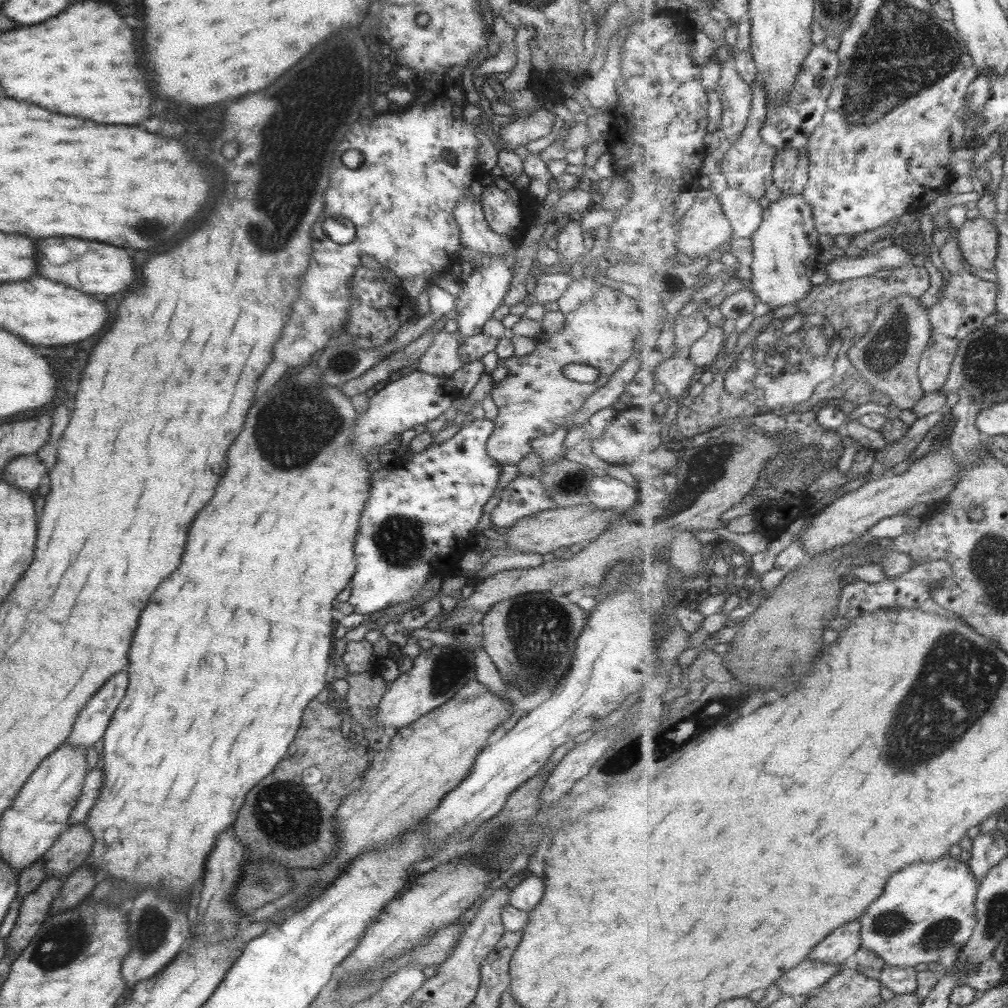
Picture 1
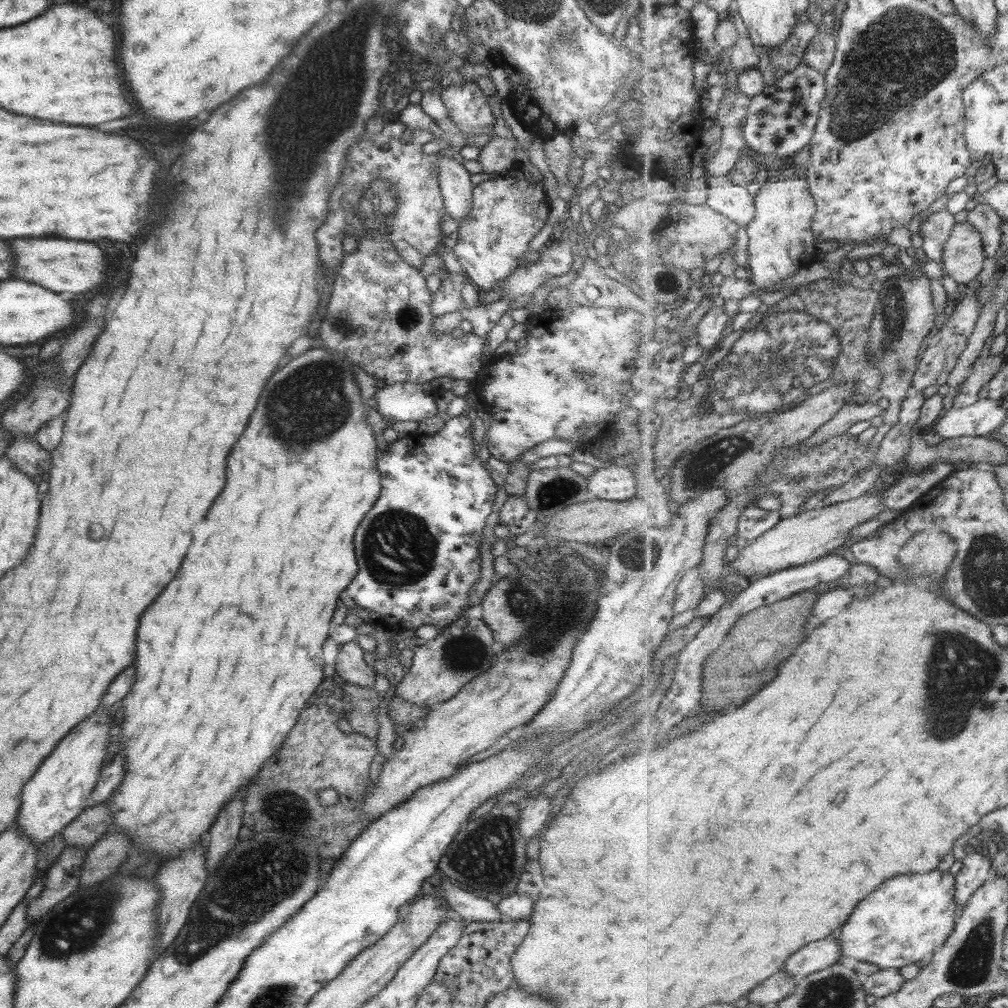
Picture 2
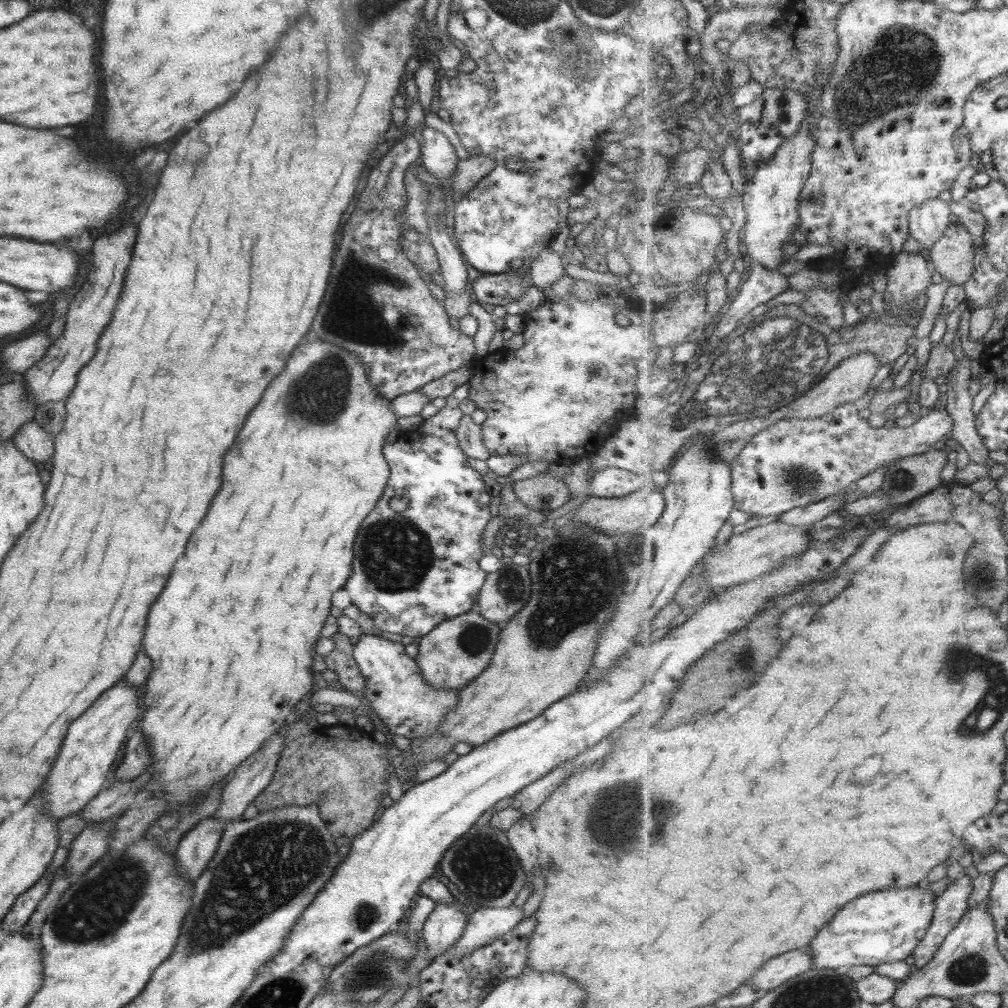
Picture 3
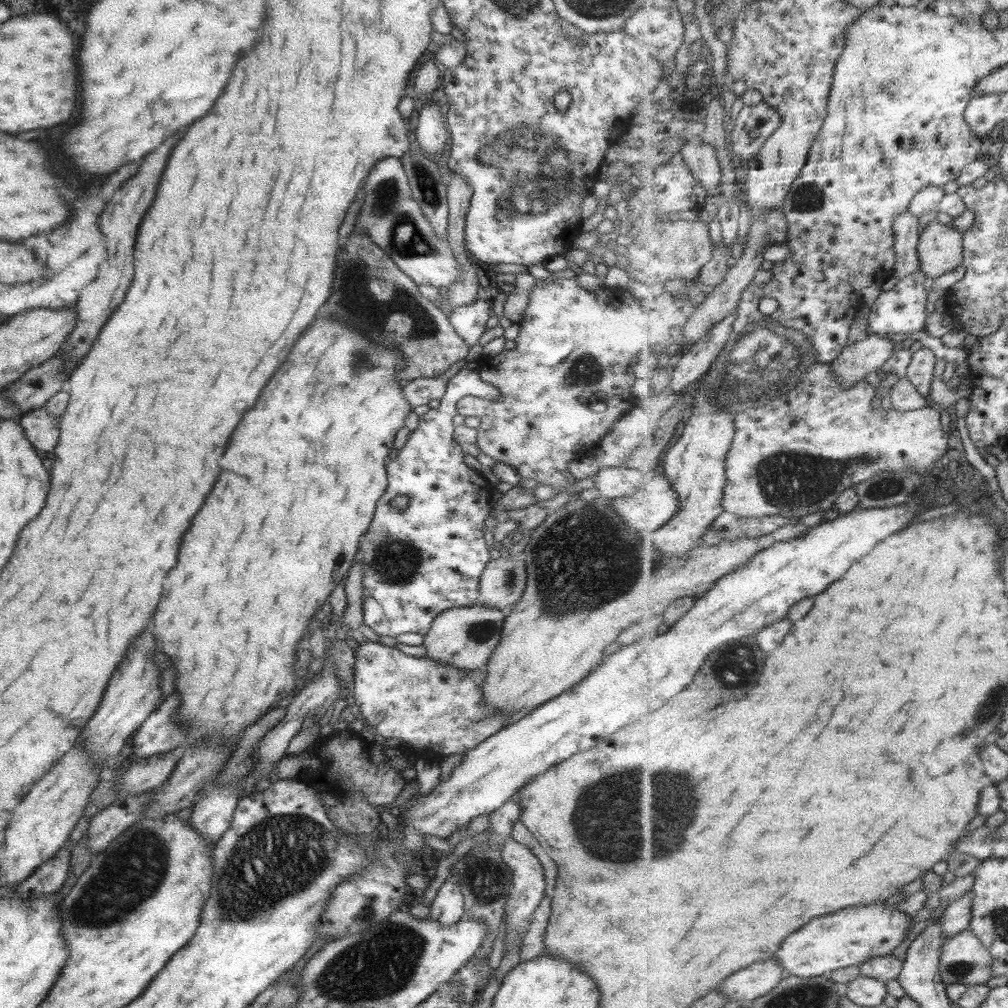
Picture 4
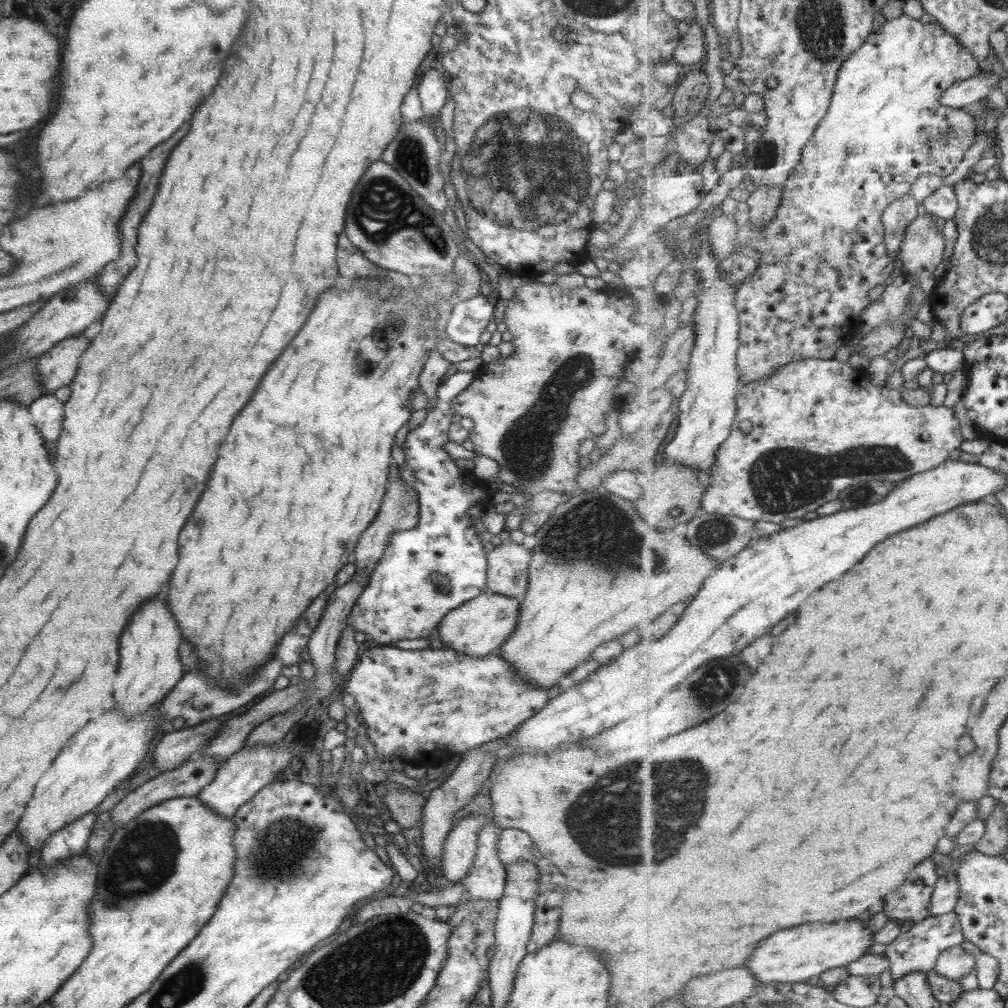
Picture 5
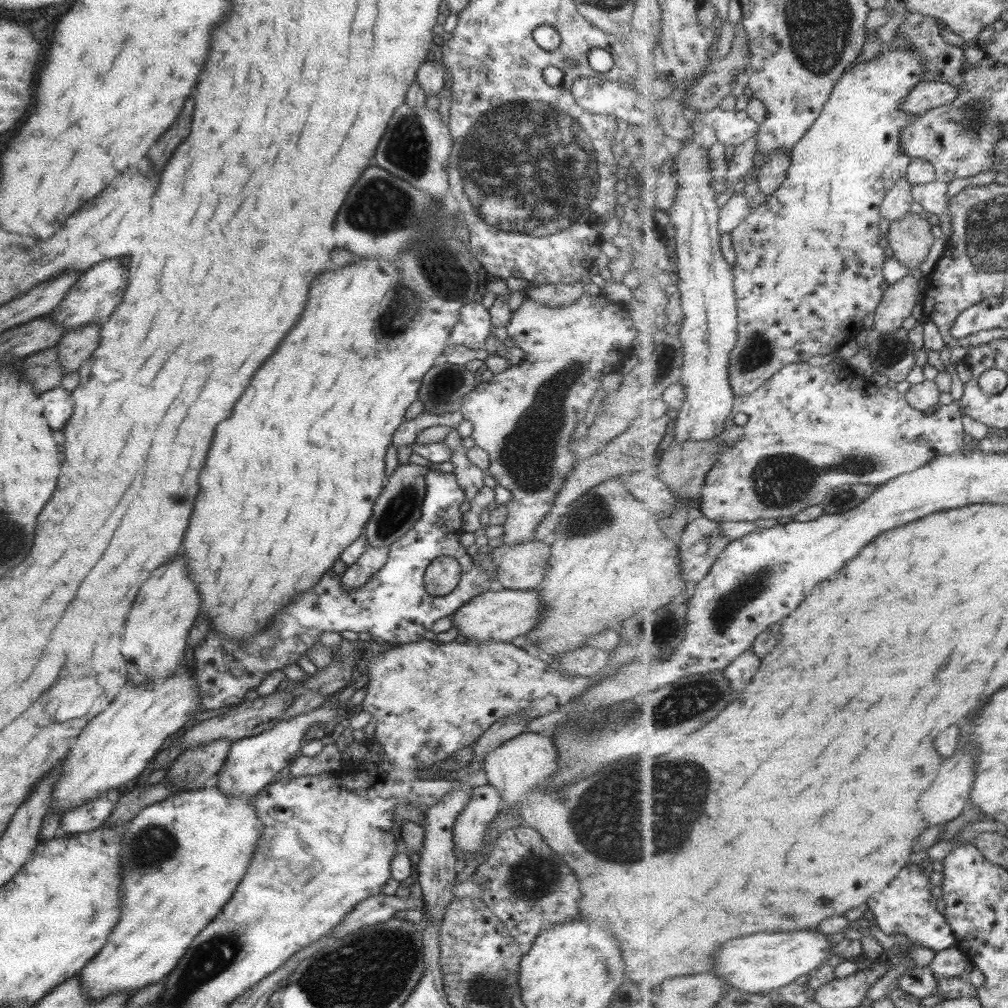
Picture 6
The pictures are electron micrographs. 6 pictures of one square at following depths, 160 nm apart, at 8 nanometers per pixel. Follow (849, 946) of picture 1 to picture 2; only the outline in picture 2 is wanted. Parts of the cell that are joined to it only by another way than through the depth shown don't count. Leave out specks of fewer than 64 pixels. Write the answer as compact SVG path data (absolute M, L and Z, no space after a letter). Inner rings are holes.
M834 933L824 940L817 940L800 948L784 964L784 970L794 977L807 976L818 970L833 966L842 956L839 936Z

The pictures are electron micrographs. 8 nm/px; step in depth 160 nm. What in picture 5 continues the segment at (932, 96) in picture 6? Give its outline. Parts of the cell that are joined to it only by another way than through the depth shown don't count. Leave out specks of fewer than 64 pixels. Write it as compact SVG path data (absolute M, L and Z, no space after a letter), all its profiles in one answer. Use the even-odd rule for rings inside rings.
M983 71L979 75L949 85L940 94L940 103L952 108L969 109L981 98L989 96L995 88L999 88L999 75Z

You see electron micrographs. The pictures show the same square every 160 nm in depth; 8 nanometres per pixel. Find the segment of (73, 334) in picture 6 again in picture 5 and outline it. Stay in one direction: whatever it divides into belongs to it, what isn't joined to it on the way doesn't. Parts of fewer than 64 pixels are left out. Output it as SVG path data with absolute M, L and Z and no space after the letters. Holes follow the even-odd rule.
M82 334L55 342L37 358L37 378L41 396L54 394L57 388L68 386L76 374L79 359L90 341Z

